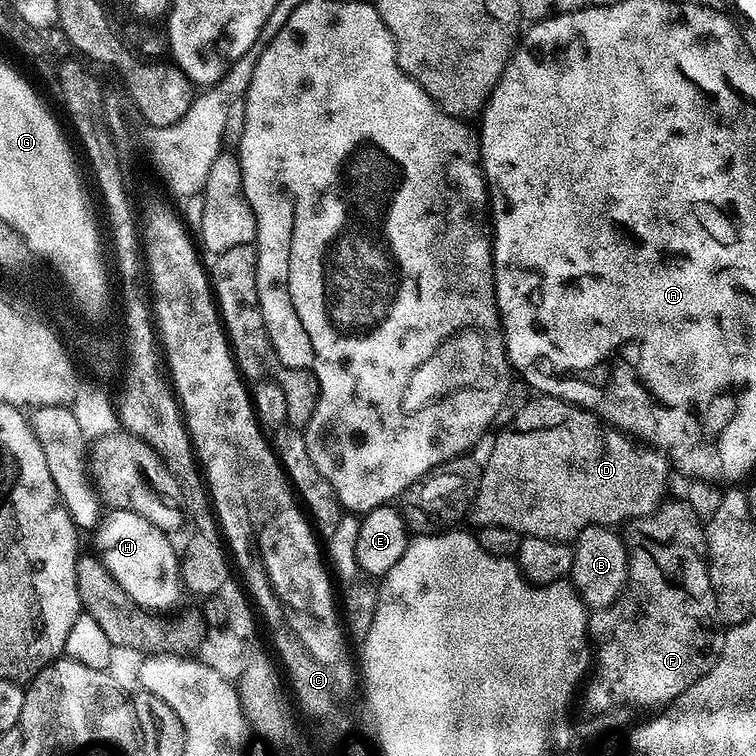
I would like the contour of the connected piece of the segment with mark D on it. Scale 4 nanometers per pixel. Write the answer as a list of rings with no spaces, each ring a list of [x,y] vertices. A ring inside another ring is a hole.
[[[536,394],[533,397],[533,400],[528,400],[525,404],[524,402],[521,403],[514,416],[514,420],[505,426],[505,428],[499,429],[495,433],[497,435],[496,441],[492,444],[492,453],[489,454],[488,461],[483,461],[480,473],[480,485],[476,488],[476,497],[473,498],[470,509],[470,520],[473,520],[476,526],[480,528],[502,526],[506,530],[514,530],[521,538],[533,536],[534,538],[572,542],[575,541],[578,534],[582,534],[582,530],[586,530],[586,526],[590,526],[591,524],[620,526],[629,520],[637,520],[643,516],[648,516],[654,509],[660,507],[662,501],[665,499],[664,483],[668,480],[668,472],[670,473],[669,461],[661,453],[633,442],[619,428],[613,428],[612,425],[605,424],[599,416],[594,415],[593,412],[588,412],[584,408],[579,408],[577,404],[560,400],[556,396]]]

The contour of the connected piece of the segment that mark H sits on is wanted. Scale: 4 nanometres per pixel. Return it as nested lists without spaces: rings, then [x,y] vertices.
[[[117,508],[109,511],[94,529],[95,555],[104,568],[122,586],[122,590],[140,608],[164,610],[182,596],[180,583],[180,558],[178,548],[171,544],[169,533],[162,531],[154,522]]]

